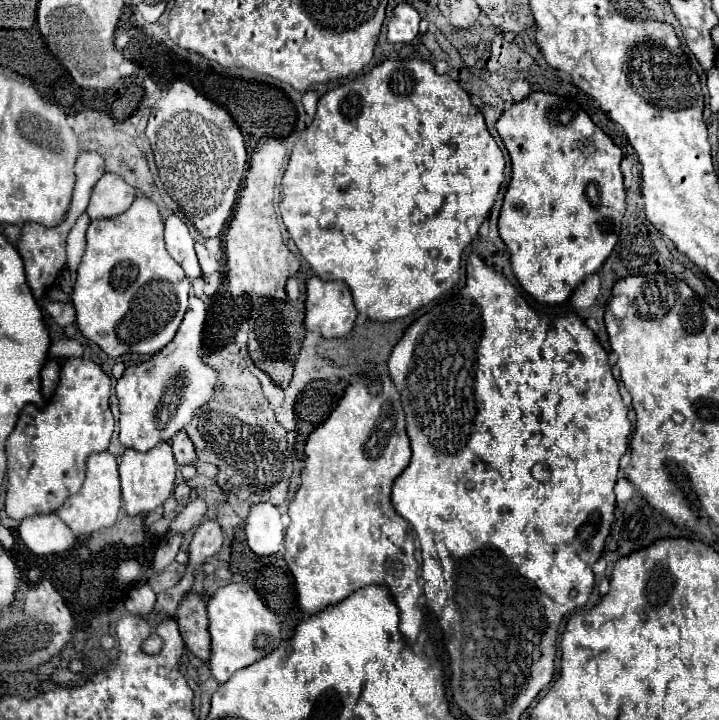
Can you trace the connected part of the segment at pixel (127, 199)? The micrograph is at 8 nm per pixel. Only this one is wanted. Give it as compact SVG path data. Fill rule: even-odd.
M106 172L92 190L88 214L90 218L112 218L130 208L136 198L136 190L124 182L122 176Z

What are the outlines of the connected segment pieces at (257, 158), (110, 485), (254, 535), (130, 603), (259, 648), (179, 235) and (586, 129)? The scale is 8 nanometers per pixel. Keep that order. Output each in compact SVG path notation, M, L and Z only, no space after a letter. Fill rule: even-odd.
M266 140L250 160L240 200L226 232L226 266L228 266L228 290L234 298L254 294L254 286L262 286L256 292L266 292L276 300L286 300L286 280L300 272L300 260L288 250L282 240L276 212L274 212L274 182L284 162L286 148L278 140Z
M110 452L90 454L86 460L86 478L76 496L70 496L56 514L76 532L76 536L88 536L100 528L110 528L116 522L118 510L122 506L120 498L120 478L118 478L118 462Z
M270 502L252 506L244 530L250 550L258 556L276 554L284 540L284 526L280 522L280 512Z
M142 582L140 586L132 588L130 594L128 594L128 600L126 600L126 608L128 612L132 614L150 614L150 610L154 608L154 602L156 602L156 594L154 590L150 588L148 582Z
M246 582L220 586L208 600L208 620L208 630L212 636L212 656L208 664L212 676L220 684L224 684L236 670L268 656L280 644L278 616L264 606L256 590Z
M174 214L166 220L164 240L166 240L166 250L170 252L170 256L174 256L178 260L178 264L184 268L186 276L200 278L202 270L200 270L200 264L198 264L198 258L194 252L194 240L192 240L186 224Z
M532 92L528 98L514 102L496 122L496 130L510 154L510 162L512 162L512 180L508 184L506 196L504 196L504 204L500 210L500 220L498 220L498 230L502 240L506 242L508 250L510 250L510 262L512 262L512 270L518 278L518 282L522 284L522 288L534 296L540 304L562 304L564 300L570 298L570 294L576 290L578 284L582 284L582 280L596 272L604 260L610 256L612 248L616 246L616 236L620 232L620 220L624 216L624 208L626 208L626 194L624 194L624 184L622 184L622 172L620 172L620 160L622 160L622 150L612 142L612 138L608 134L604 134L592 120L590 116L580 108L580 104L556 96L556 94L548 94L548 92Z

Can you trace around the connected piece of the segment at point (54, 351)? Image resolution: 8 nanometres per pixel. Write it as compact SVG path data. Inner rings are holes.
M61 339L53 342L49 350L49 359L64 357L82 357L83 346L74 339Z

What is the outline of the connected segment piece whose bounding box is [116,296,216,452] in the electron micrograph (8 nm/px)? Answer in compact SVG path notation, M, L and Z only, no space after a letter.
M190 296L188 312L174 336L174 340L162 352L158 352L154 358L126 368L124 376L118 380L118 384L116 384L116 394L120 400L118 440L124 448L132 448L138 452L152 450L156 444L164 442L164 438L172 438L178 430L186 430L188 424L192 424L192 412L196 412L196 408L204 408L204 404L208 404L208 396L212 396L212 390L216 384L216 370L206 366L202 362L202 354L200 354L202 344L198 342L198 338L202 338L204 318L206 318L204 302L196 296Z

